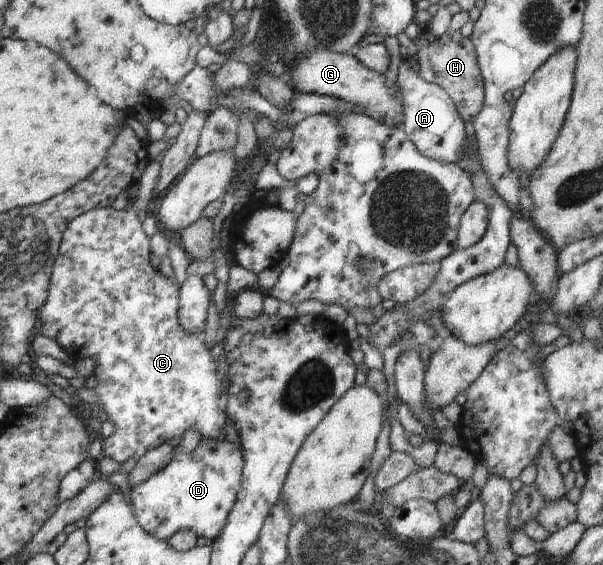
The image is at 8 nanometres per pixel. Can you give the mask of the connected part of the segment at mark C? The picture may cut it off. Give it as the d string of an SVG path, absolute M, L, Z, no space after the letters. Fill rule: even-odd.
M111 207L100 209L91 209L74 218L64 230L59 248L58 255L55 259L50 285L47 291L47 300L43 308L38 314L38 324L35 332L43 336L53 339L71 358L74 362L85 357L91 357L96 364L94 374L99 378L97 388L87 392L80 398L87 399L94 408L103 409L108 414L108 419L115 424L117 431L108 436L103 442L103 452L105 455L113 457L113 460L123 463L129 458L141 458L149 449L155 448L165 442L171 440L186 430L197 428L202 434L202 438L211 440L223 440L224 424L228 423L228 416L225 412L224 399L221 399L221 389L223 390L224 381L220 381L215 375L217 370L217 362L213 362L211 358L211 346L205 342L204 335L191 335L186 333L181 327L178 320L178 281L169 281L167 276L163 275L160 270L155 270L149 261L151 250L149 246L150 238L144 233L142 222L137 217L138 214L133 208L125 208L118 211Z

